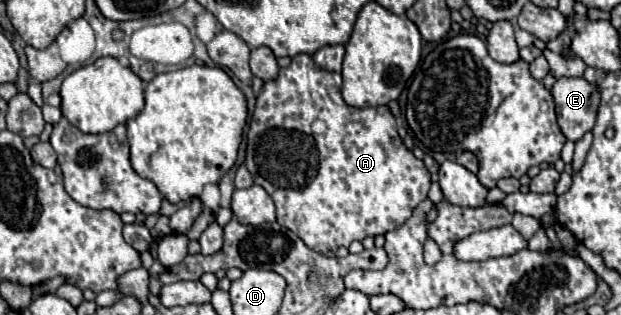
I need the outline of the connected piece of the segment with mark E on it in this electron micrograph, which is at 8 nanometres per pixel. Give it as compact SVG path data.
M559 78L551 94L555 100L557 124L563 136L577 142L595 126L599 108L597 86L589 84L585 78Z

